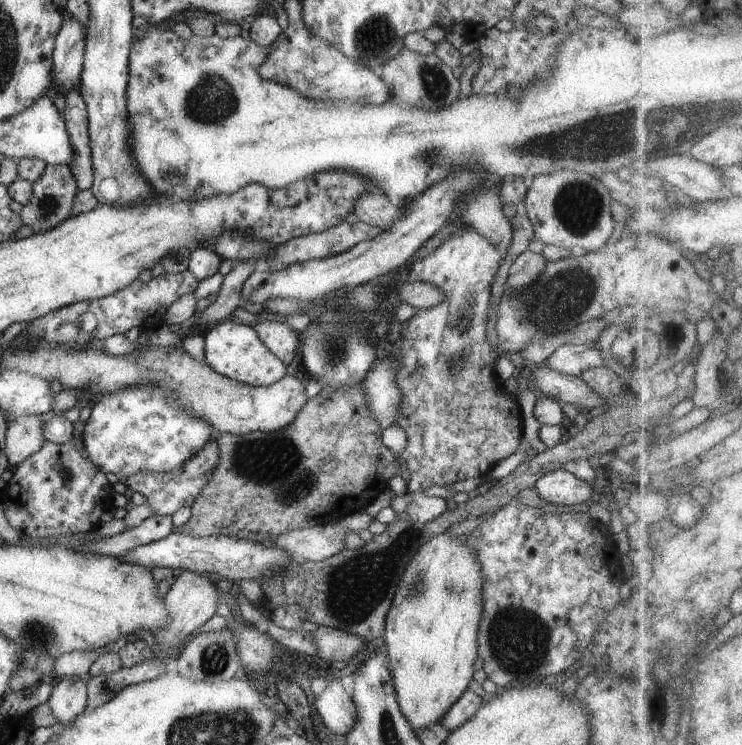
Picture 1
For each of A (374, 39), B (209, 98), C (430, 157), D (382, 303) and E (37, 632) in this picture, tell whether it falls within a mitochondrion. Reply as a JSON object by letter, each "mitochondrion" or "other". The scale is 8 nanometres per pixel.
{"A":"mitochondrion","B":"mitochondrion","C":"mitochondrion","D":"other","E":"mitochondrion"}

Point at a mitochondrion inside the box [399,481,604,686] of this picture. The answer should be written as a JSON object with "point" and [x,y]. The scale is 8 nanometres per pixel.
{"point":[517,640]}

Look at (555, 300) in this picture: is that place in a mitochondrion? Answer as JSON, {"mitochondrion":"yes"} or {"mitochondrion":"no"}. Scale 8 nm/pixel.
{"mitochondrion":"yes"}

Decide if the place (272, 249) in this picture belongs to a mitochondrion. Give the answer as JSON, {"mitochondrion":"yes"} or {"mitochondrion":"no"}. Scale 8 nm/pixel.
{"mitochondrion":"no"}

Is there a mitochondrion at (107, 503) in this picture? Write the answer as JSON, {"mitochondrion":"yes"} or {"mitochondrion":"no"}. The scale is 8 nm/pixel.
{"mitochondrion":"no"}

